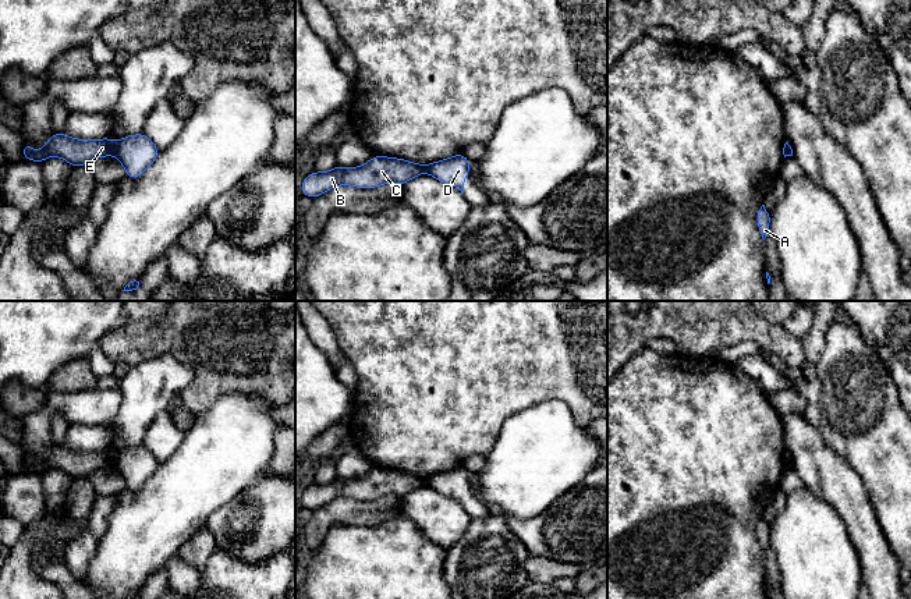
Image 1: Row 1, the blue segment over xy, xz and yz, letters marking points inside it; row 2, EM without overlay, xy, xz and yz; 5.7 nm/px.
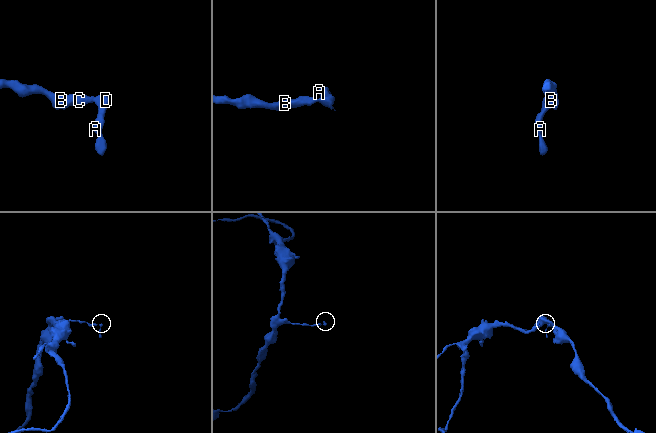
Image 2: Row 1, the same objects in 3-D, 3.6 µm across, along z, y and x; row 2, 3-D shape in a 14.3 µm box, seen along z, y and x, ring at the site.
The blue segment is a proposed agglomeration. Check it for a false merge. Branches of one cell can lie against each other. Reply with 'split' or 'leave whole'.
split

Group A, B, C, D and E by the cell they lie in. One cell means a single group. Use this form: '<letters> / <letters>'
A D / B C E

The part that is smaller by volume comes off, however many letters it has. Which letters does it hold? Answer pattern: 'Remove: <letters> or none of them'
Remove: A, D

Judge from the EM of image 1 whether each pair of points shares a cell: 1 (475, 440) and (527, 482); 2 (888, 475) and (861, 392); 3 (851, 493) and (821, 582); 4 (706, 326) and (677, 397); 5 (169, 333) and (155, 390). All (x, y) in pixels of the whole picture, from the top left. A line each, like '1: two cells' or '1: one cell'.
1: two cells
2: one cell
3: two cells
4: two cells
5: two cells

